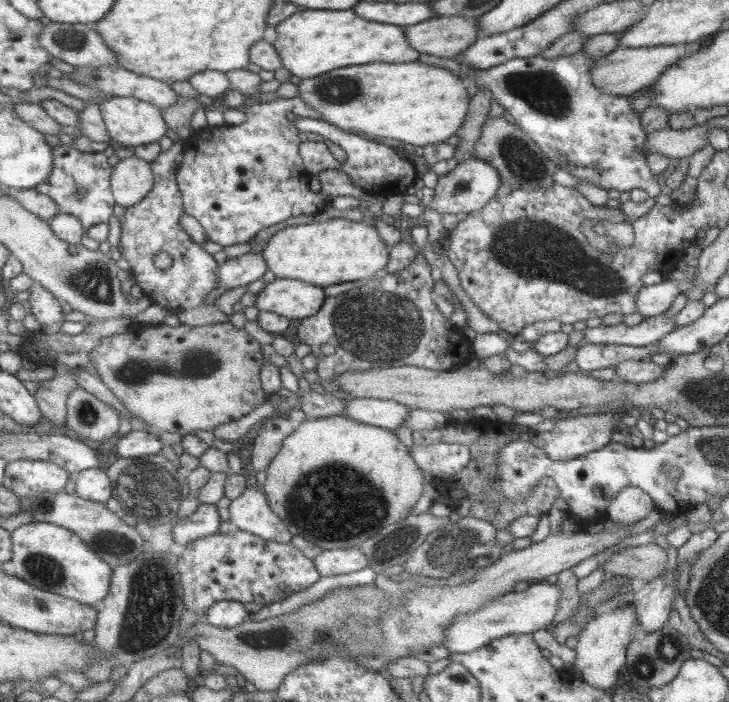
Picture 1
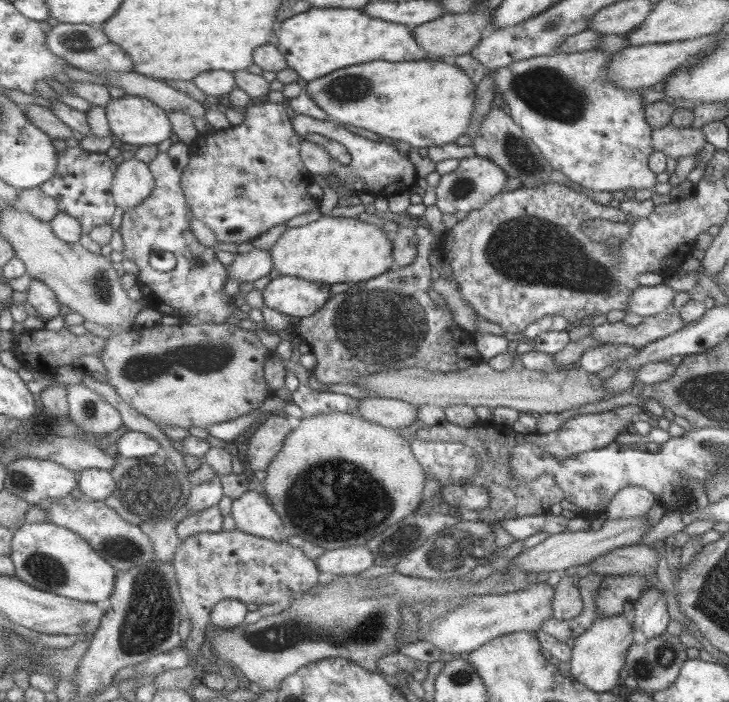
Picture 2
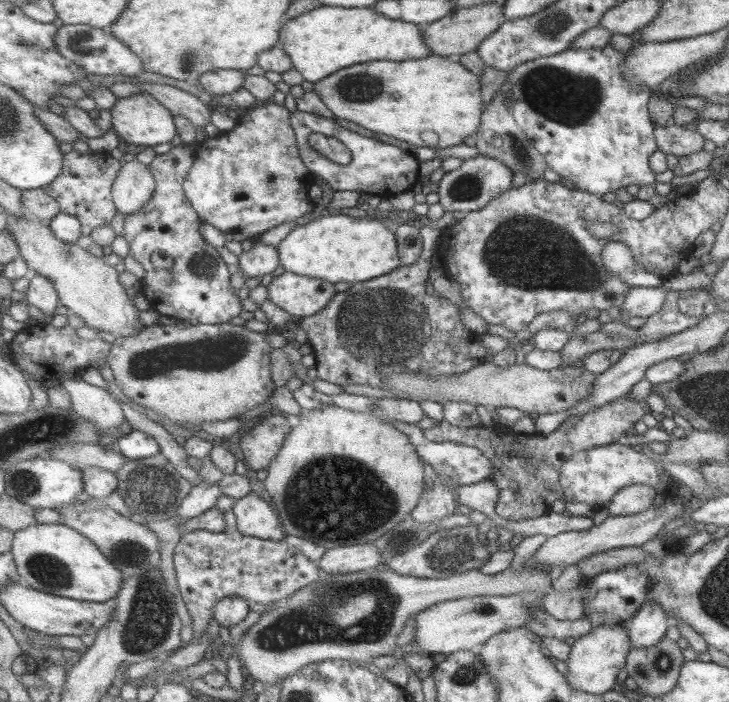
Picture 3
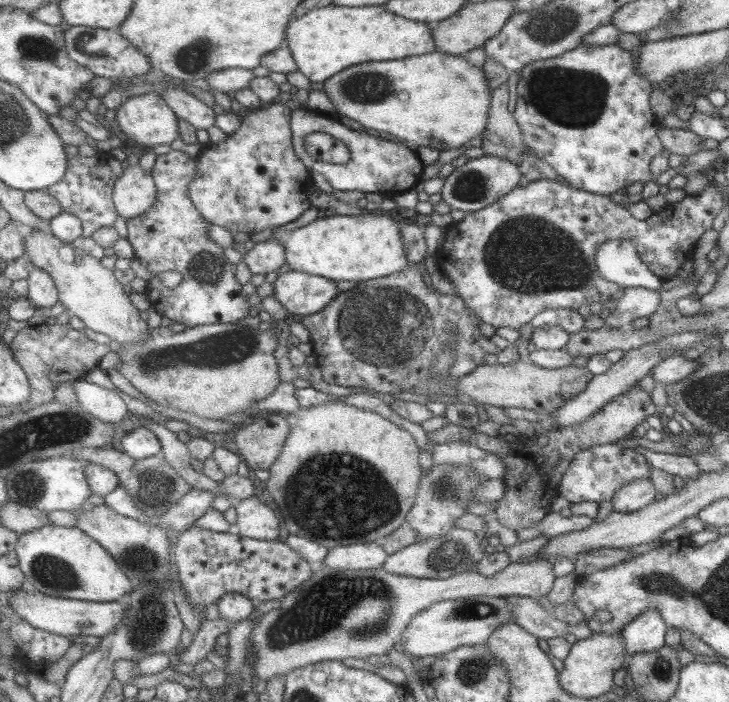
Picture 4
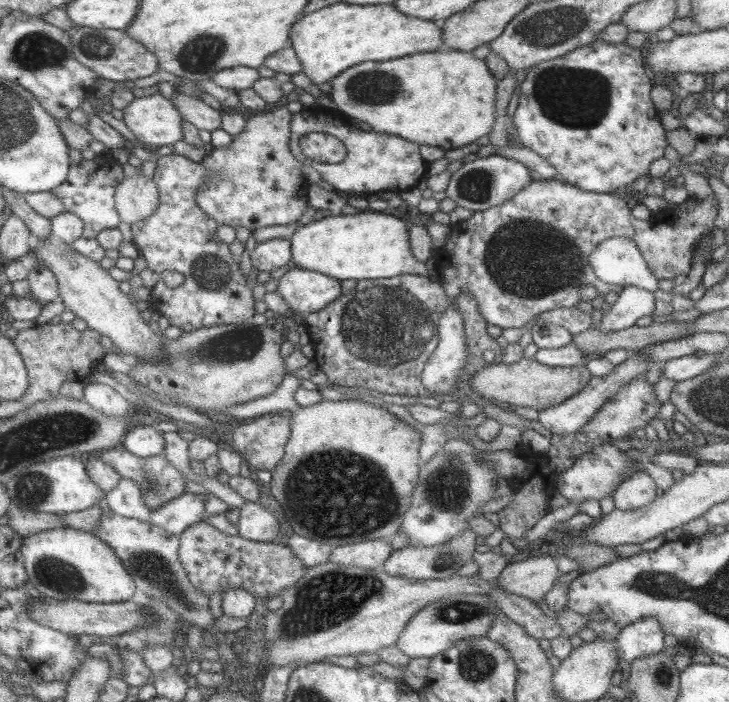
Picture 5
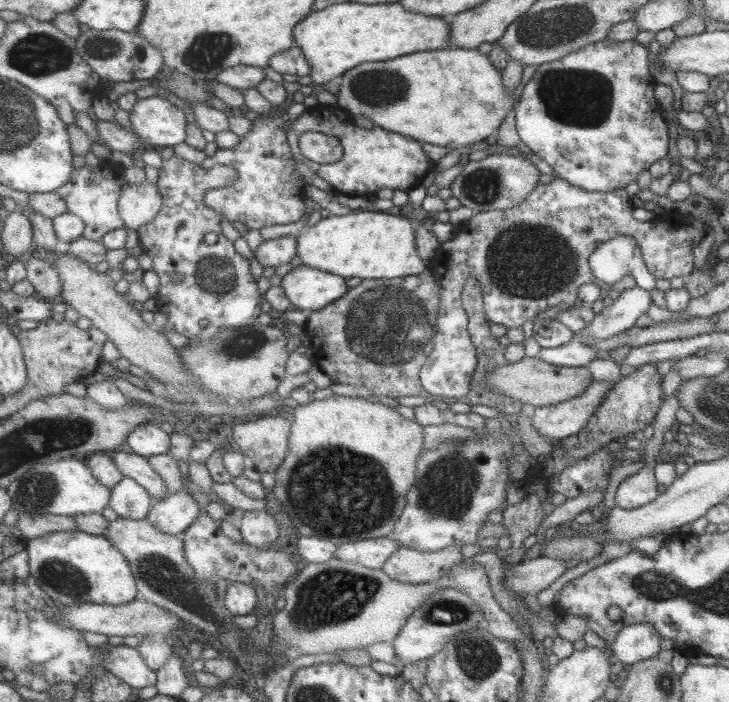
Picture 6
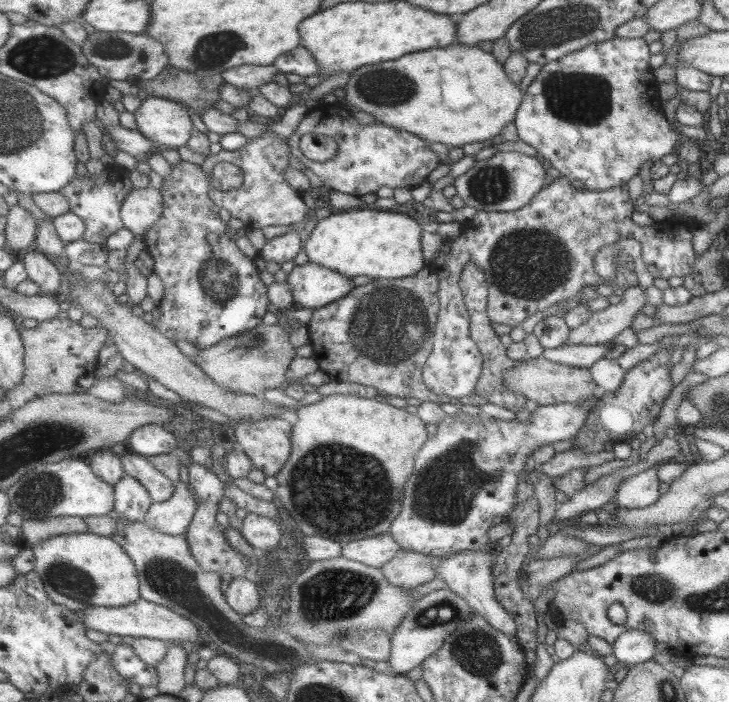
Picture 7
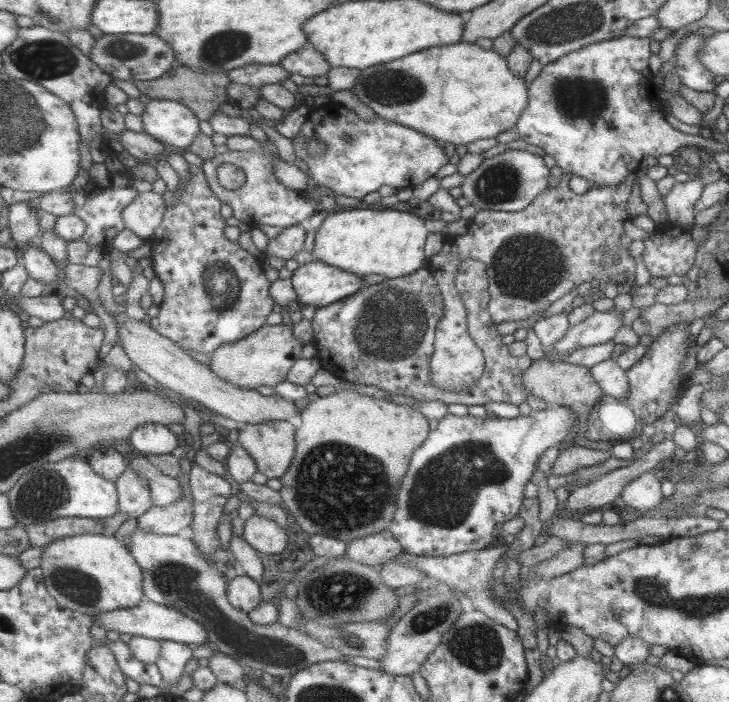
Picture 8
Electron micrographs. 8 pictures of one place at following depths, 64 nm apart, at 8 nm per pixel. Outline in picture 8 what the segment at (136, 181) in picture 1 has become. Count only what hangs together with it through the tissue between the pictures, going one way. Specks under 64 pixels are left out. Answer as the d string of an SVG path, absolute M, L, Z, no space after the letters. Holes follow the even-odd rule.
M152 189L140 192L123 211L126 227L149 240L163 222L168 206L162 194Z

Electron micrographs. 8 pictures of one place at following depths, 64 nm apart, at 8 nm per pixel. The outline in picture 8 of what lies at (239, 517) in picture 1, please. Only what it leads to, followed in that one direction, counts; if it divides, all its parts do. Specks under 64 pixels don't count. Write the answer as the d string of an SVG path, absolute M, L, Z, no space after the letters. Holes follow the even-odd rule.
M251 515L244 525L244 539L262 555L279 554L287 546L288 530L261 515Z

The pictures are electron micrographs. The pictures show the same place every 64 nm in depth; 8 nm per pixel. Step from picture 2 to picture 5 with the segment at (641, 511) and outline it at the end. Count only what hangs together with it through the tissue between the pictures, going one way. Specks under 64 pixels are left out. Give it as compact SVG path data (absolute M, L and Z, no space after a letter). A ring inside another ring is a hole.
M638 470L629 479L623 480L613 492L611 498L614 502L614 508L619 510L639 508L657 497L655 490L657 488L649 475Z

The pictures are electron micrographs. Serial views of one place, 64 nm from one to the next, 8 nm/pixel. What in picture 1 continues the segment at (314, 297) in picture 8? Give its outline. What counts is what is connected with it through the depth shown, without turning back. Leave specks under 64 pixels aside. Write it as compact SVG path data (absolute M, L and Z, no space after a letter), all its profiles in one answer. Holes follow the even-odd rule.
M276 277L256 294L255 306L259 311L268 310L302 320L315 316L328 298L323 286Z

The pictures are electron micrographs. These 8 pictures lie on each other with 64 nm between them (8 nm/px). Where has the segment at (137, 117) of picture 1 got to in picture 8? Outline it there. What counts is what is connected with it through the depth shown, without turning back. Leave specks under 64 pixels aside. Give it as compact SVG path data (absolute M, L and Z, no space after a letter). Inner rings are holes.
M150 99L140 118L147 134L179 151L189 149L201 132L200 118L179 101Z

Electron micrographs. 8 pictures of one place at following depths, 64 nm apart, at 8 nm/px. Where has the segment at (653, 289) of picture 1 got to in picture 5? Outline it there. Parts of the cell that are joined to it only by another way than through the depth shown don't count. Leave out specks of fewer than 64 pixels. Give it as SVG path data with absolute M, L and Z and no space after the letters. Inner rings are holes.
M638 286L623 287L609 311L602 314L599 325L593 329L607 334L633 326L637 318L650 316L654 312L654 304L654 294L649 290L643 290Z

